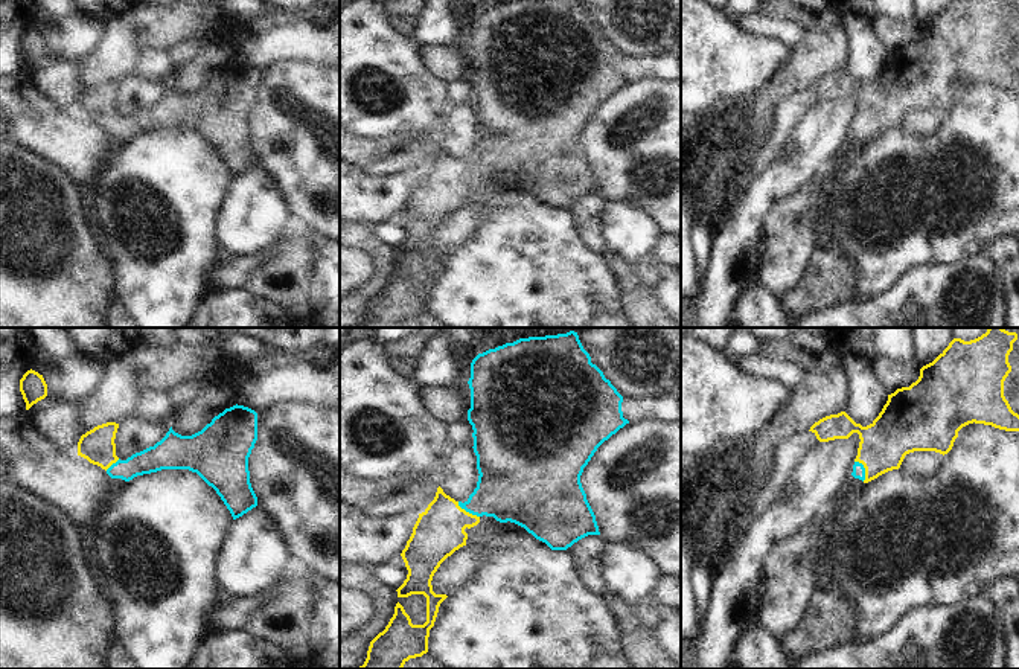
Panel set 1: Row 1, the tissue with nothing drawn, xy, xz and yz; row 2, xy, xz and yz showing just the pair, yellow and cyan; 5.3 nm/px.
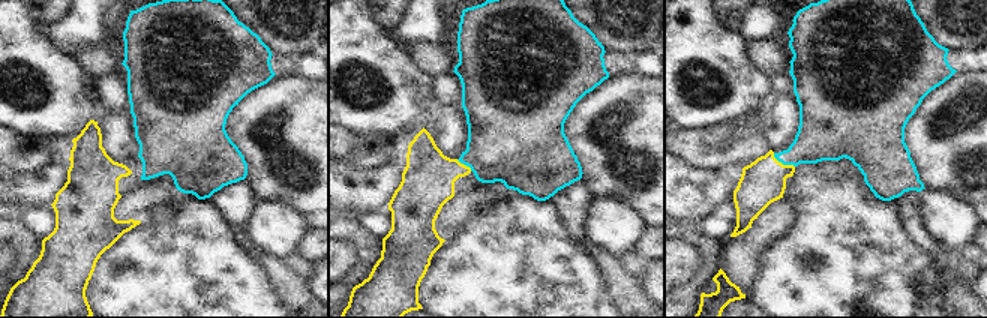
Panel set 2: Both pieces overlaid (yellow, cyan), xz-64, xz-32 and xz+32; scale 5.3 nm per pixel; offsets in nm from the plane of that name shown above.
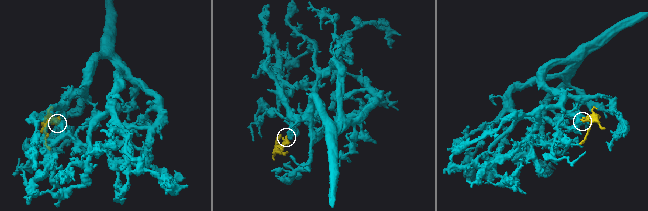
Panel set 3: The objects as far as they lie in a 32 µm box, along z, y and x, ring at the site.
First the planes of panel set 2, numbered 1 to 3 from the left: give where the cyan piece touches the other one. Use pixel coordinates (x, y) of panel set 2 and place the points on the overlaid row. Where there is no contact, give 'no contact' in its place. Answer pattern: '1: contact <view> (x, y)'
1: no contact
2: contact xz-32 (462, 164)
3: contact xz+32 (782, 164)

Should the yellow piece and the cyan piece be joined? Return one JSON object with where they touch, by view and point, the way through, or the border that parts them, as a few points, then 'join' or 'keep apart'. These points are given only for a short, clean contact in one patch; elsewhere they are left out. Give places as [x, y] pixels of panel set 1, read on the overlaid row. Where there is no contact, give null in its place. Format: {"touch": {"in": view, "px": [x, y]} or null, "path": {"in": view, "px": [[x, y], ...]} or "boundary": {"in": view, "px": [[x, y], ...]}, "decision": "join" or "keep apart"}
{"touch": {"in": "xz", "px": [468, 512]}, "path": {"in": "xz", "px": [[439, 531], [453, 517], [468, 512], [480, 502], [509, 489]]}, "decision": "join"}

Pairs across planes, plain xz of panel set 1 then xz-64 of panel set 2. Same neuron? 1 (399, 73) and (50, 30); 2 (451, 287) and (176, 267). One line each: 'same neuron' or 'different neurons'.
1: different neurons
2: same neuron

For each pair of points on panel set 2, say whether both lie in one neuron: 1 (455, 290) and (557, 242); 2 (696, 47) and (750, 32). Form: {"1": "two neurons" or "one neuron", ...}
{"1": "one neuron", "2": "two neurons"}

